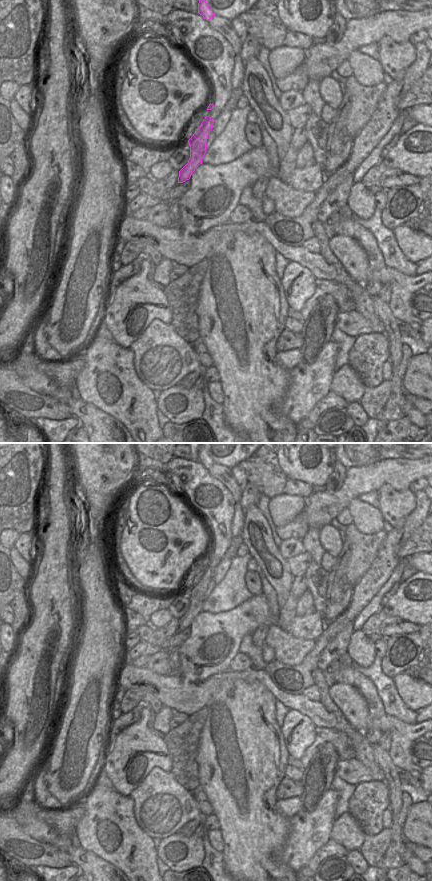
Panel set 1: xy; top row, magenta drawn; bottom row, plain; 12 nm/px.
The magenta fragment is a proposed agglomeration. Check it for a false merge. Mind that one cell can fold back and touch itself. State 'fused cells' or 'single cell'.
fused cells

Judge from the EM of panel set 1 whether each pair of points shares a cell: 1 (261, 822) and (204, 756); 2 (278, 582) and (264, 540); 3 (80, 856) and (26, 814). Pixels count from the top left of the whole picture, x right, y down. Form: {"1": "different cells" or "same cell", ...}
{"1": "same cell", "2": "same cell", "3": "same cell"}

